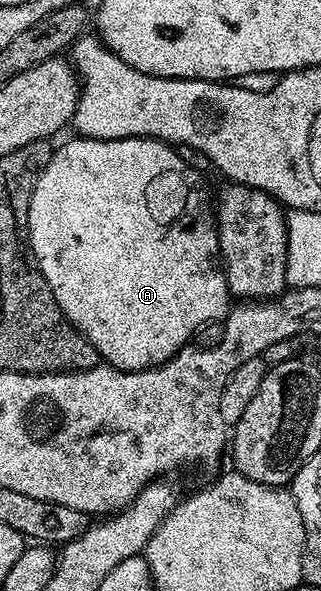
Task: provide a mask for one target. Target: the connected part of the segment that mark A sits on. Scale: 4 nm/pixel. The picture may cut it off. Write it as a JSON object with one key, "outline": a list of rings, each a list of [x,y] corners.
{"outline":[[[128,136],[122,140],[86,140],[84,138],[72,138],[61,149],[53,152],[51,162],[41,171],[41,177],[37,179],[35,190],[31,194],[31,202],[29,203],[29,244],[33,248],[33,257],[37,259],[37,265],[41,268],[43,278],[47,278],[47,286],[51,286],[51,294],[55,294],[55,302],[59,302],[59,310],[63,310],[63,314],[74,326],[80,330],[86,338],[91,342],[91,346],[95,346],[95,350],[100,354],[102,361],[111,365],[112,368],[118,368],[124,372],[138,372],[139,370],[147,370],[159,366],[163,362],[167,362],[181,348],[186,347],[196,337],[199,329],[204,324],[224,321],[229,315],[231,307],[231,293],[229,283],[225,277],[225,269],[221,263],[219,255],[219,238],[217,237],[217,217],[215,215],[215,196],[209,193],[209,188],[205,185],[205,180],[201,177],[201,172],[197,168],[192,168],[183,157],[180,156],[178,149],[172,144],[166,144],[164,140],[150,140],[147,136]]]}

